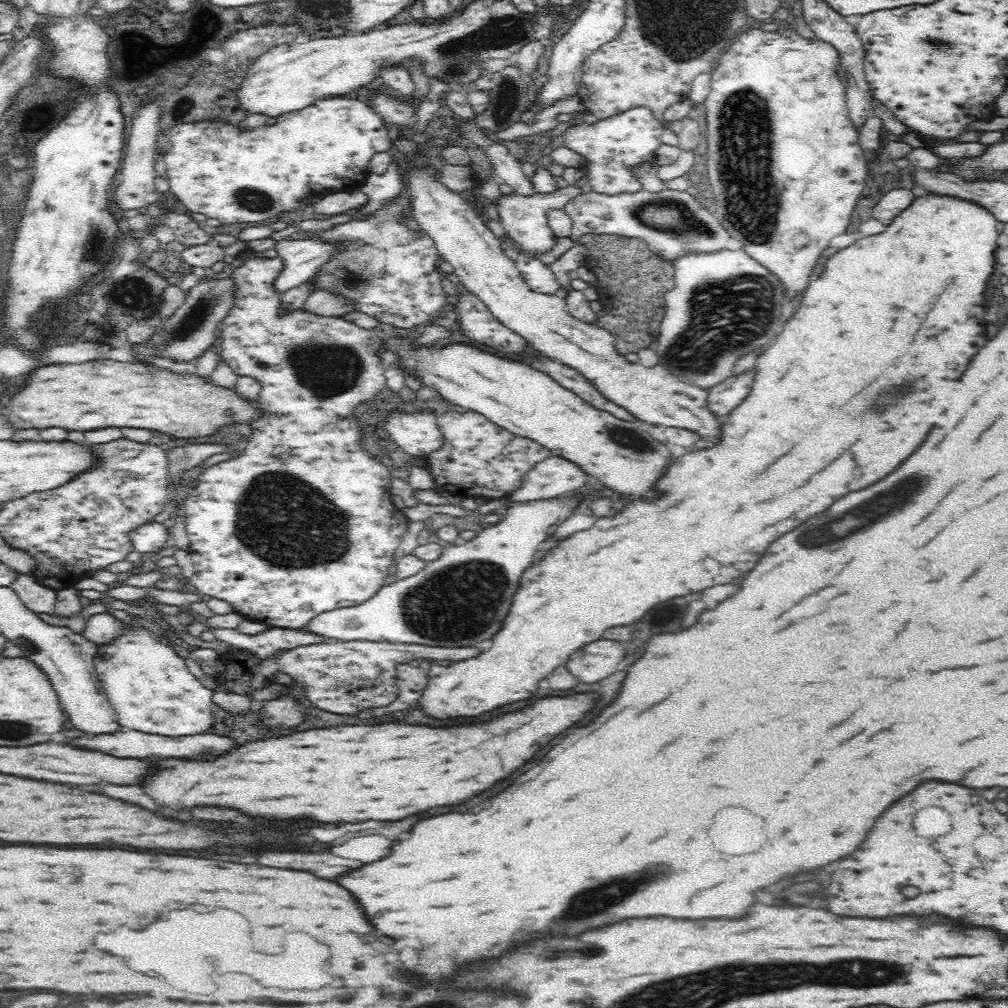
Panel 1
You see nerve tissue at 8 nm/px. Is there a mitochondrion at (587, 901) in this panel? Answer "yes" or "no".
yes

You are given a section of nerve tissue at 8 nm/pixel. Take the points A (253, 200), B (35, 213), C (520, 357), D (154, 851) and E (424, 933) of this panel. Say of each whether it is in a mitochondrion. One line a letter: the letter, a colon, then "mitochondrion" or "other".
A: mitochondrion
B: other
C: other
D: other
E: other

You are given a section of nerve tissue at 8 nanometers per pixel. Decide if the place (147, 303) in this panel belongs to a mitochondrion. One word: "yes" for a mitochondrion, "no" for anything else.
yes

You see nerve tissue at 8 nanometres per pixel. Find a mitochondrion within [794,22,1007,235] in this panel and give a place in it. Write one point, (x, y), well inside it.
(940, 45)

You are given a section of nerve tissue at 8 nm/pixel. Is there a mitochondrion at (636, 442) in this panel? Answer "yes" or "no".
yes

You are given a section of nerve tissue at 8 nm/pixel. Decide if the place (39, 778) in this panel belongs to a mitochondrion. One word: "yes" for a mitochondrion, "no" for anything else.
no

